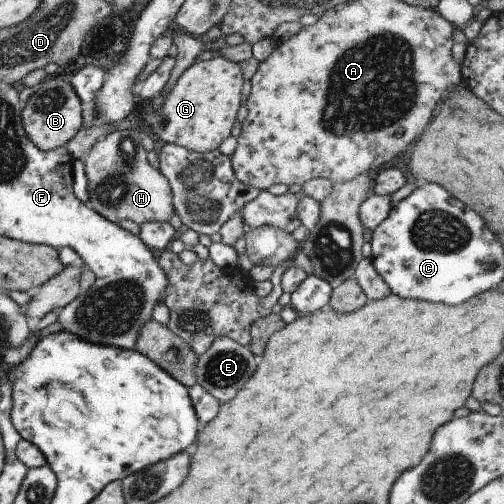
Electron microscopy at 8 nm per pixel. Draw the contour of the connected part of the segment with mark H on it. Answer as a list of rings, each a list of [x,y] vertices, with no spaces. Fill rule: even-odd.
[[[129,128],[115,130],[98,139],[83,158],[88,181],[88,203],[113,223],[130,220],[141,226],[145,222],[168,222],[177,212],[171,182],[147,160],[143,137],[144,131]]]

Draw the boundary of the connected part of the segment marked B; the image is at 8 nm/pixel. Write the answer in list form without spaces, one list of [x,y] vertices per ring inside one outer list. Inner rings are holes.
[[[49,78],[47,82],[41,82],[39,88],[29,97],[24,104],[22,118],[26,127],[26,134],[30,140],[43,151],[53,151],[65,147],[69,140],[75,138],[75,134],[84,127],[84,110],[86,105],[82,103],[79,94],[69,82],[61,78]]]

